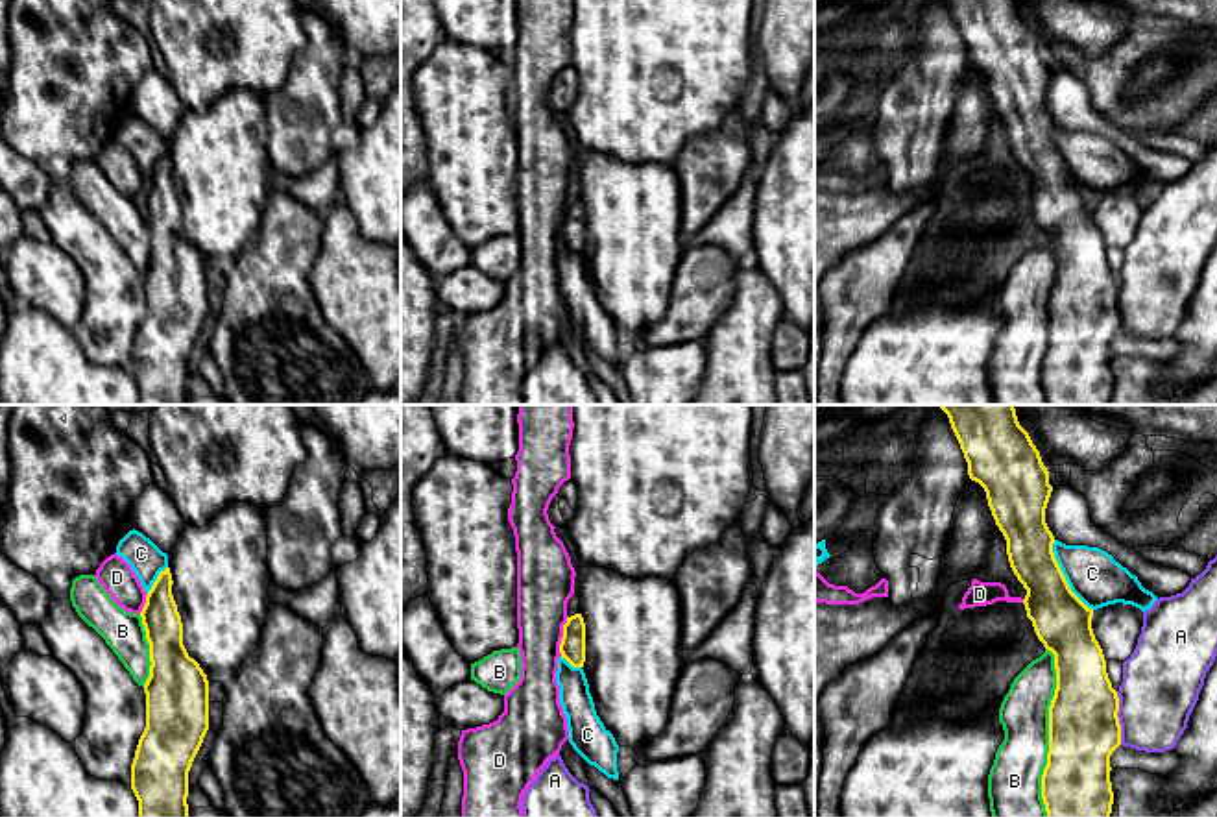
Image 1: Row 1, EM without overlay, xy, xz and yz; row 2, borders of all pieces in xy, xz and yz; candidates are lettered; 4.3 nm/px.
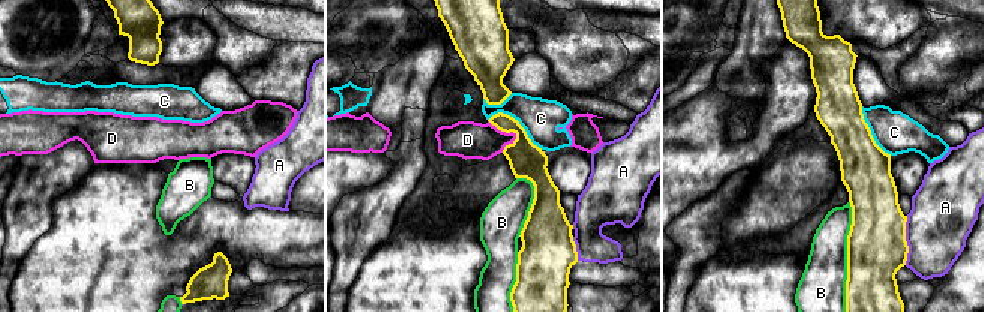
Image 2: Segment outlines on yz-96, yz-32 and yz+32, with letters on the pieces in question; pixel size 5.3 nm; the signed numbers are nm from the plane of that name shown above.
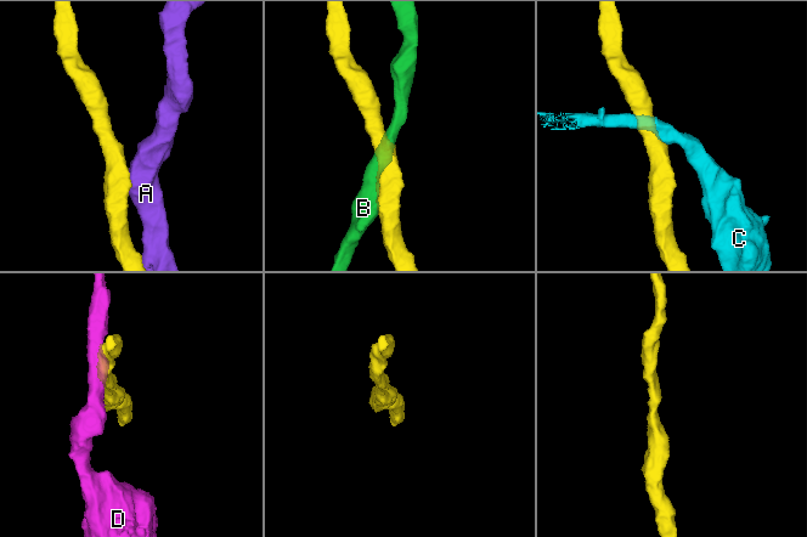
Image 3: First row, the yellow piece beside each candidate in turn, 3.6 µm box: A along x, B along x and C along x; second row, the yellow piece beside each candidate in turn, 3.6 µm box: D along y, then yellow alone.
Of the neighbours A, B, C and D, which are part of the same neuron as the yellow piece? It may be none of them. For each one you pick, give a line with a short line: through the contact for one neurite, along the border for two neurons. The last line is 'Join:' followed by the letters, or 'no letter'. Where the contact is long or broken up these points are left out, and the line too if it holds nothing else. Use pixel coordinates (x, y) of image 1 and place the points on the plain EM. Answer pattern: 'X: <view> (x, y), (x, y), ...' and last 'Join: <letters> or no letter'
Join: no letter

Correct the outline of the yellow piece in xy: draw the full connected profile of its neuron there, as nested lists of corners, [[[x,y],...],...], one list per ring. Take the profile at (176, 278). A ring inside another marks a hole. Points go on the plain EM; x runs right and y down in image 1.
[[[170,153],[140,198],[150,229],[146,314],[131,349],[139,405],[188,405],[188,357],[209,316],[209,266],[183,231]]]

